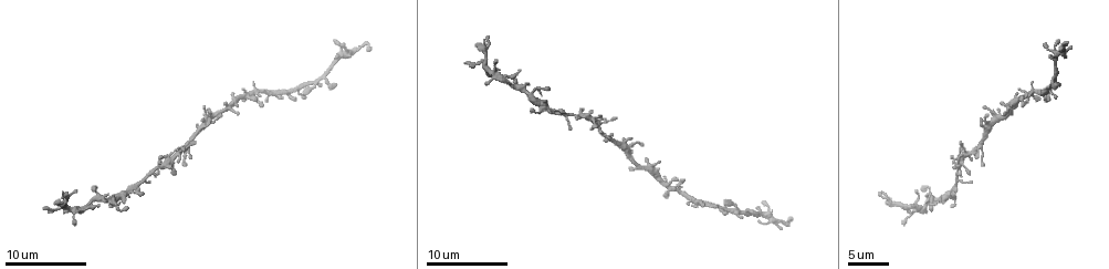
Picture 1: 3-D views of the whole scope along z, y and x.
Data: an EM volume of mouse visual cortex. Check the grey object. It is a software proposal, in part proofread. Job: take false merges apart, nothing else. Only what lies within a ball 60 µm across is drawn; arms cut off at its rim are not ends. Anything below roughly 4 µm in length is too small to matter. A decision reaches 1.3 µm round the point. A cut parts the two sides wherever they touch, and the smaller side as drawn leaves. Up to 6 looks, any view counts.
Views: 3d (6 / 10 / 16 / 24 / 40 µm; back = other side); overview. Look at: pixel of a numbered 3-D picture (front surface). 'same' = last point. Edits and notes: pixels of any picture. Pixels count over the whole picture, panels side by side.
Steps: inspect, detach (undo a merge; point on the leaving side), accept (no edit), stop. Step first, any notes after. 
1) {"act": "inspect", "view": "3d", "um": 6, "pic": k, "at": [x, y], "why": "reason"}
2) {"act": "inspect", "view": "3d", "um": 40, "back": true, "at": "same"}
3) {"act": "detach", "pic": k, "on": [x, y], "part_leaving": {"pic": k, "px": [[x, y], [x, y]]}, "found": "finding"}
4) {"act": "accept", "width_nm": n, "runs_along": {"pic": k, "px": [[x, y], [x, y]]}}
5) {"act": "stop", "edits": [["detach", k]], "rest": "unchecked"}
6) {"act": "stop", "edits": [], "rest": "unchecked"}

{"act": "inspect", "view": "3d", "um": 6, "pic": 1, "at": [509, 83]}

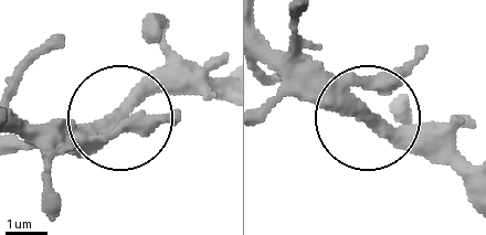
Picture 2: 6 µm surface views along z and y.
{"act": "accept", "found": "one neuron here"}

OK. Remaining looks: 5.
{"act": "inspect", "view": "3d", "um": 10, "pic": 1, "at": [579, 115], "why": "thin arm on a thick one"}

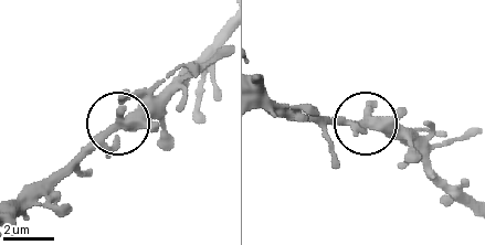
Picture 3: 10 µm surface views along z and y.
{"act": "inspect", "view": "3d", "um": 6, "pic": 3, "at": [367, 124]}

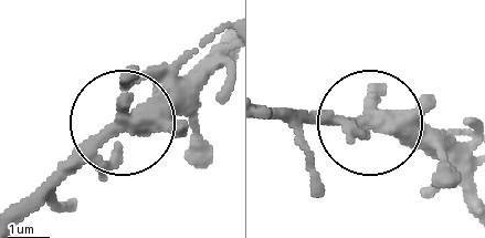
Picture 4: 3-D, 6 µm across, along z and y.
{"act": "accept", "arms": 3, "found": "all the same neuron"}

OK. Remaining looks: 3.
{"act": "inspect", "view": "3d", "um": 6, "pic": 1, "at": [987, 130], "why": "three-way junction"}

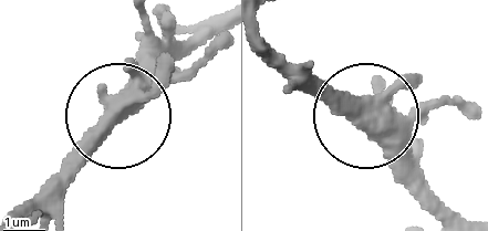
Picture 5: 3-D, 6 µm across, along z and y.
{"act": "accept", "side_arm_um": 28, "arms": 3, "found": "all the same neuron"}

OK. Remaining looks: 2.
{"act": "stop", "edits": [], "rest": "unchecked"}

